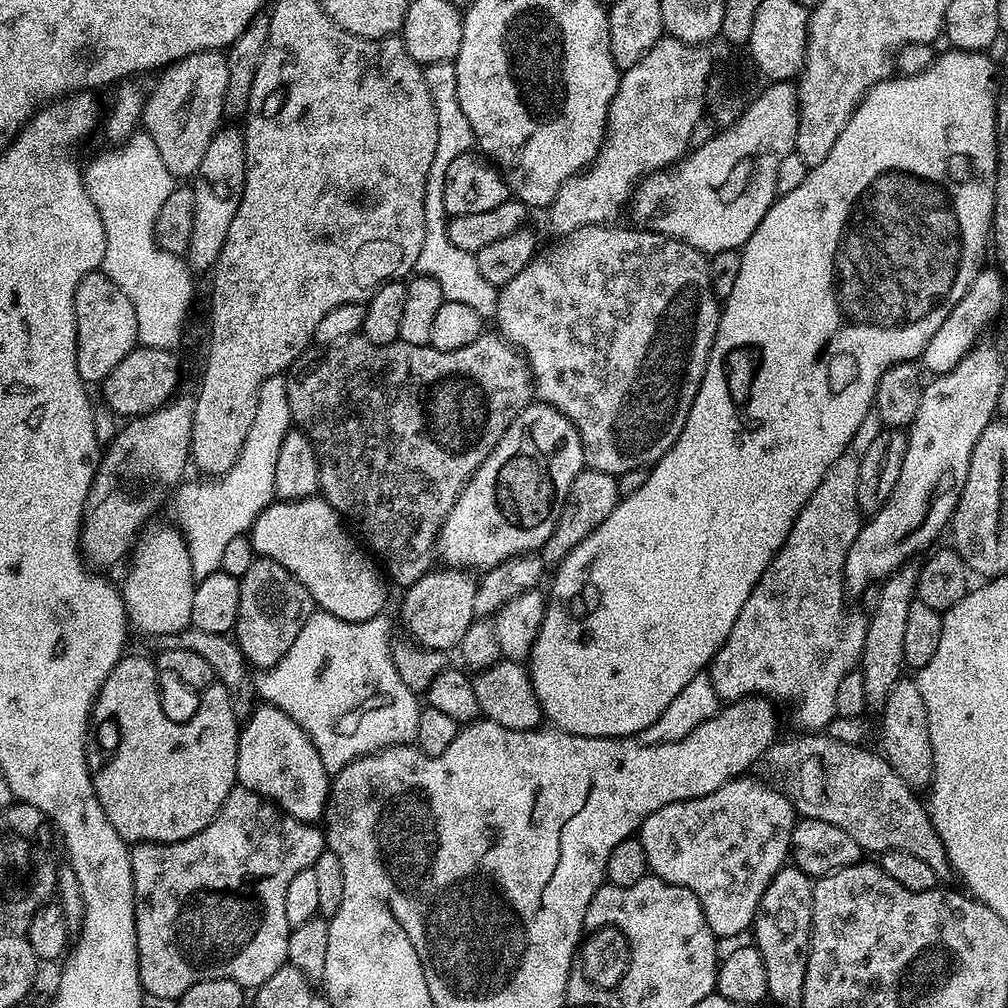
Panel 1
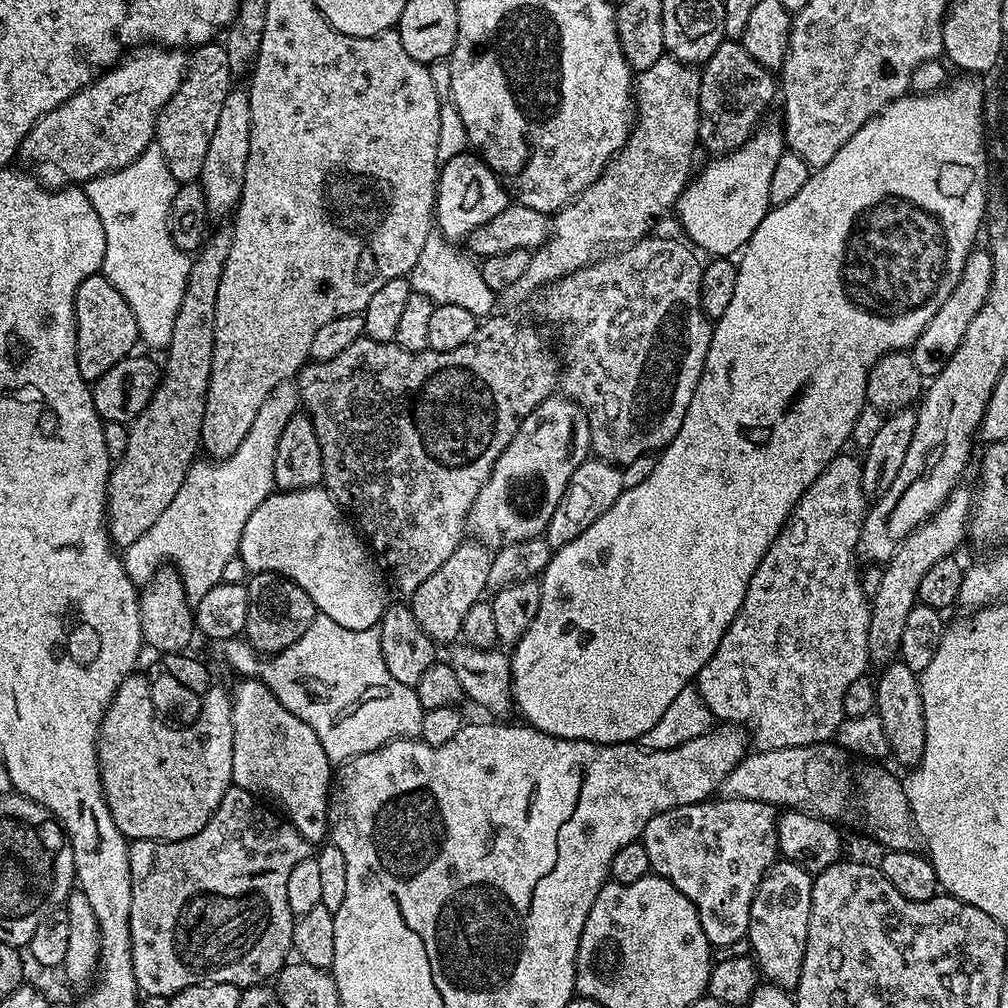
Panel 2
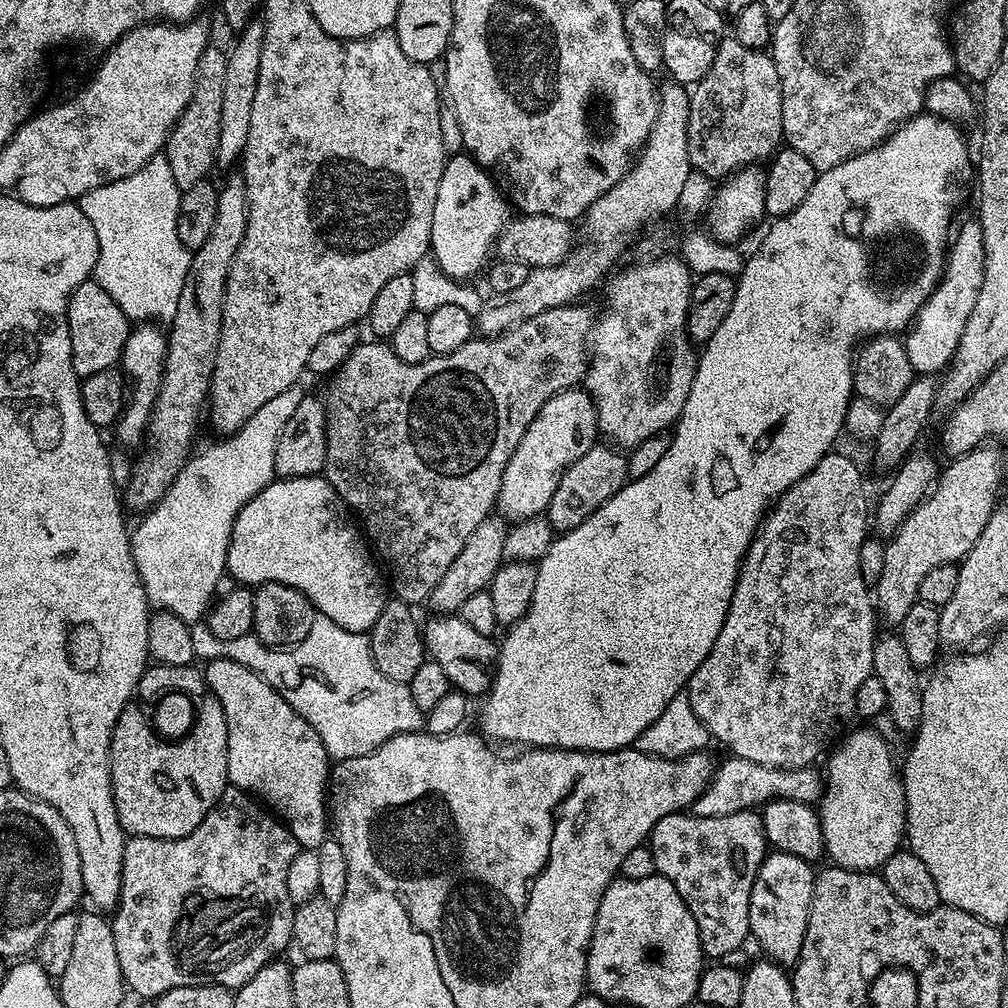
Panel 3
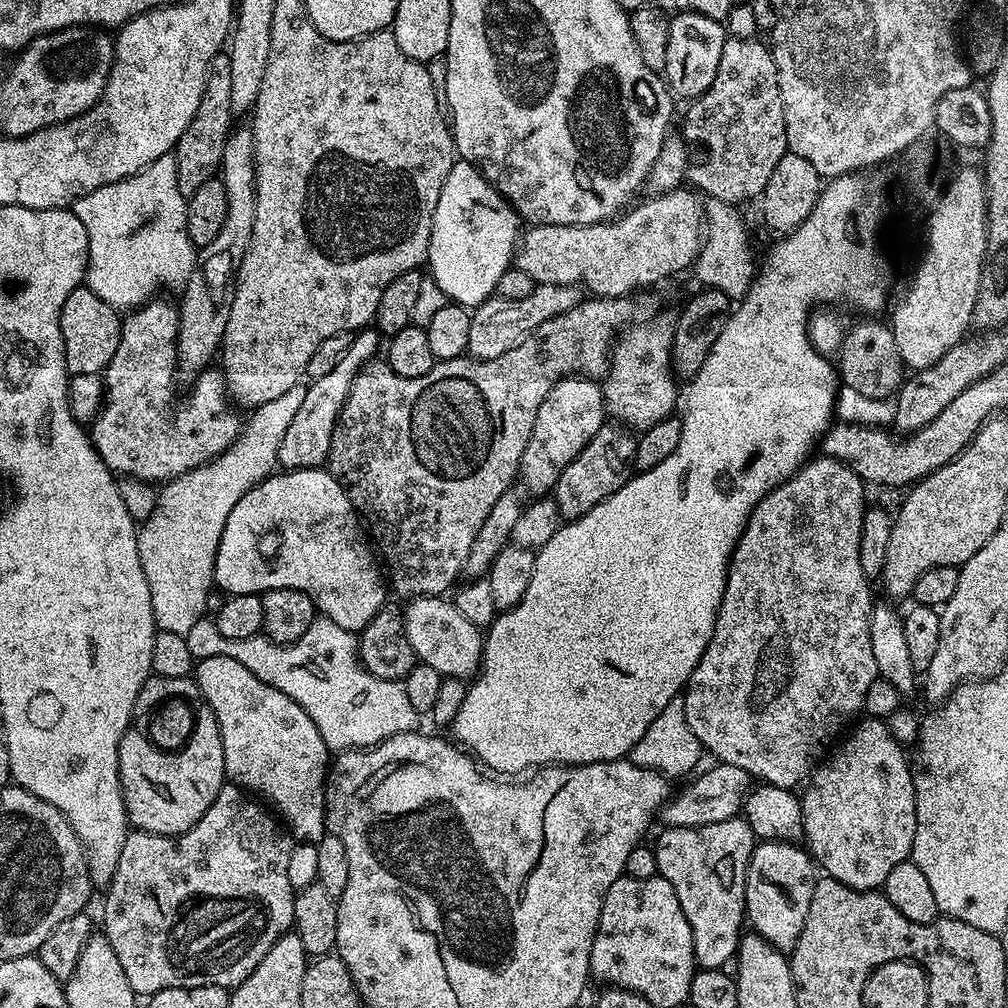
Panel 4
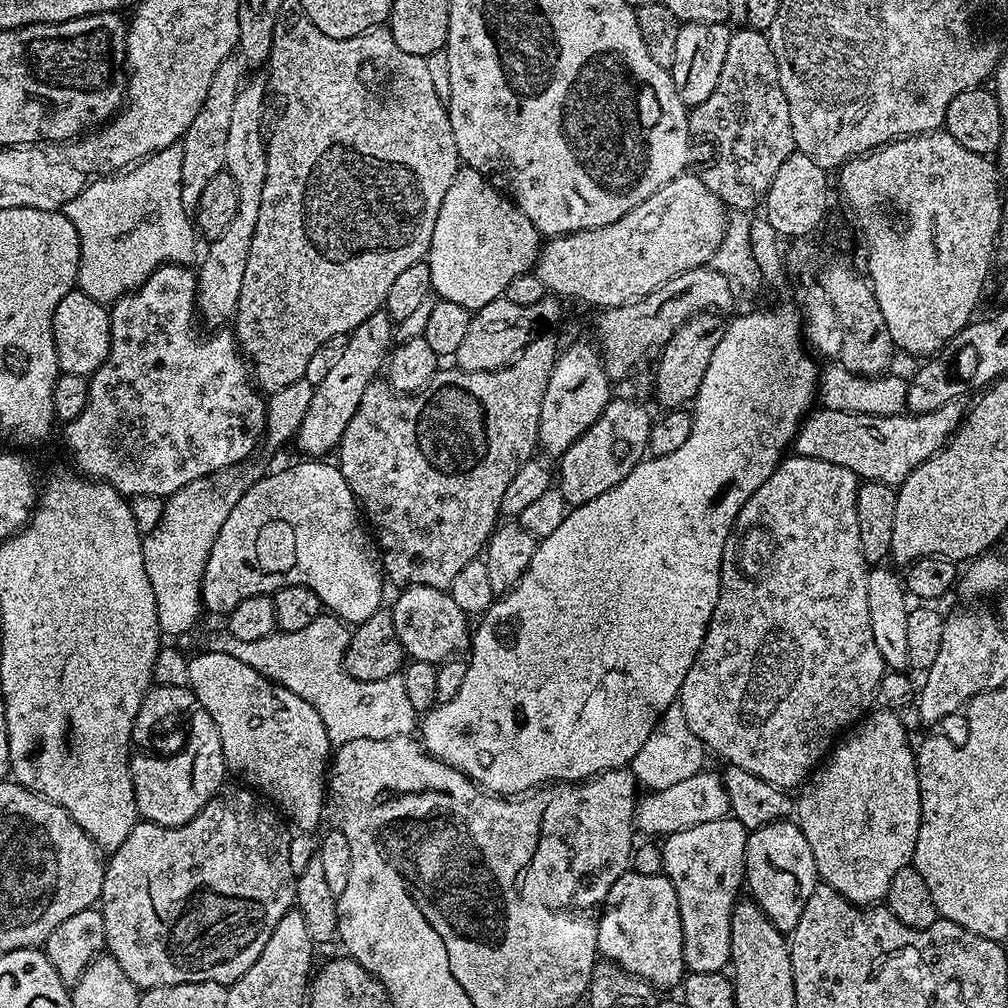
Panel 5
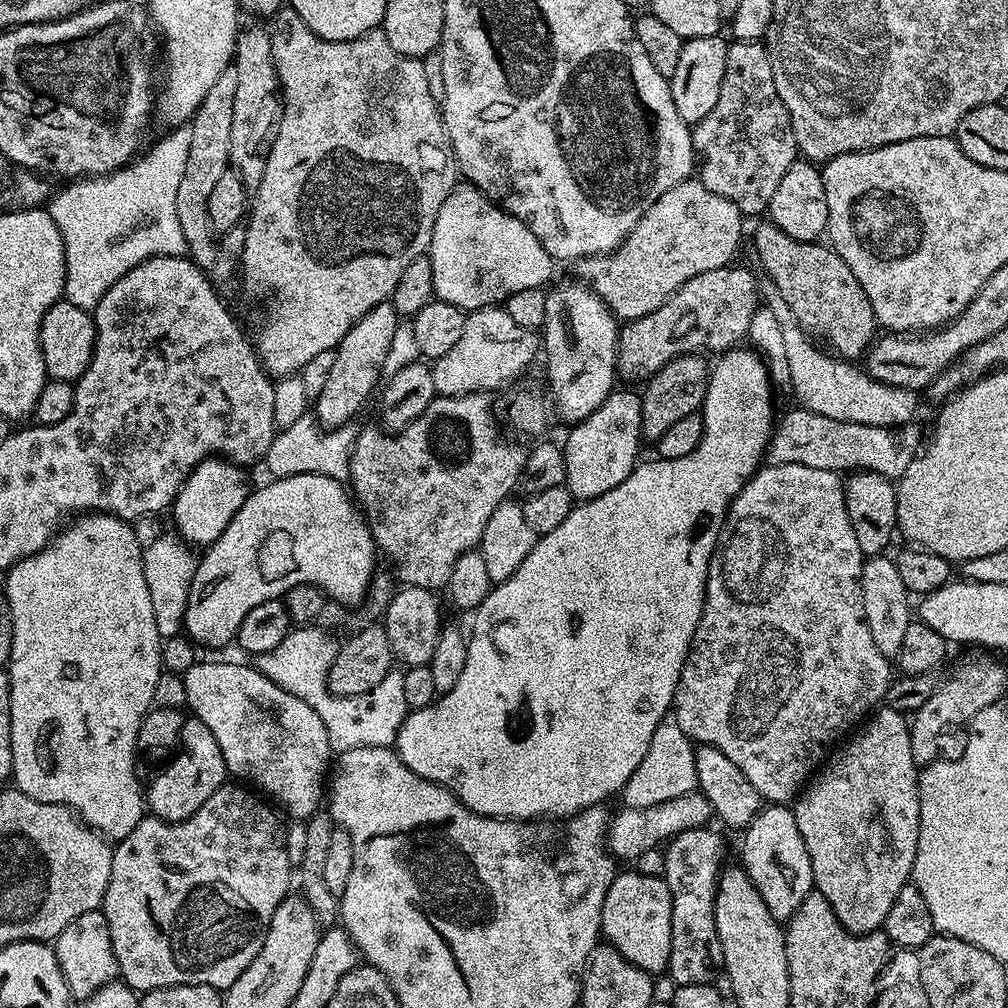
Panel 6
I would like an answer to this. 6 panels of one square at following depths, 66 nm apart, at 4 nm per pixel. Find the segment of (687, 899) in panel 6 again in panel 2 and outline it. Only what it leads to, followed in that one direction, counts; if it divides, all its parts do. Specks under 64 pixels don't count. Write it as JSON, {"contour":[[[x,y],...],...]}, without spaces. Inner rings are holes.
{"contour":[[[709,798],[698,804],[678,806],[674,810],[654,814],[654,818],[646,822],[642,843],[646,854],[650,854],[651,871],[678,886],[678,890],[682,890],[682,894],[690,898],[702,922],[702,930],[708,943],[713,949],[720,950],[738,943],[739,940],[741,943],[747,937],[750,902],[754,902],[754,894],[762,882],[764,871],[778,859],[778,812],[771,804],[753,800],[716,799]]]}

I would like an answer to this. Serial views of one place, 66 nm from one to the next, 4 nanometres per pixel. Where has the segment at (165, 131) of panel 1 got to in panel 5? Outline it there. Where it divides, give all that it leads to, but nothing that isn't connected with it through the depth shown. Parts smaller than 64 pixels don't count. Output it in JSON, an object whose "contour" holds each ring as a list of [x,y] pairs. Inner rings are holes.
{"contour":[[[230,55],[218,66],[214,73],[214,82],[210,82],[210,90],[206,90],[206,102],[202,102],[202,110],[194,117],[194,122],[186,130],[182,141],[182,206],[195,210],[198,198],[202,198],[202,190],[206,182],[214,178],[214,174],[224,171],[226,158],[226,134],[230,127],[230,117],[234,98],[238,98],[238,90],[242,83],[242,65],[235,55]]]}

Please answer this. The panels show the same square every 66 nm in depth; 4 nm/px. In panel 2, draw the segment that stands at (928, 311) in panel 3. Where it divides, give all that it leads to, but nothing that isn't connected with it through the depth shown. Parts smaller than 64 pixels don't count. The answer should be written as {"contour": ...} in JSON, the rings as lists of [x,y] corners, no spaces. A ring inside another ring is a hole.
{"contour":[[[986,250],[973,251],[968,257],[962,278],[958,286],[950,294],[950,298],[934,314],[934,318],[922,330],[922,334],[910,349],[910,355],[914,366],[918,366],[921,377],[931,378],[940,371],[942,358],[954,354],[954,350],[962,342],[962,334],[966,334],[966,326],[970,326],[970,318],[982,310],[982,302],[986,302],[990,290],[990,278],[992,277],[992,256]]]}

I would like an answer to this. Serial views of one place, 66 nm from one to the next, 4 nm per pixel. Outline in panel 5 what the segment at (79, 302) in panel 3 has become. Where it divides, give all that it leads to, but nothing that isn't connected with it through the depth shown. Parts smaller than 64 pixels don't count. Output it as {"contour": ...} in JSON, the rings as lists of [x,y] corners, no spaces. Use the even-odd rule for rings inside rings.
{"contour":[[[70,291],[66,298],[62,298],[62,302],[58,302],[52,330],[61,373],[91,378],[98,366],[106,362],[106,354],[110,354],[110,312],[105,305],[92,300],[85,292]]]}

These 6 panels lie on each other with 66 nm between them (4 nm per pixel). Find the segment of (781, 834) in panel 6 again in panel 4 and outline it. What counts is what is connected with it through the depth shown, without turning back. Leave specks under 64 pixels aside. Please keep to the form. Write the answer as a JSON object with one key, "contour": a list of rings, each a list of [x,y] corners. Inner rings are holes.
{"contour":[[[760,840],[752,852],[746,874],[744,914],[751,931],[766,938],[766,942],[770,942],[779,952],[791,953],[802,934],[802,926],[806,926],[810,898],[818,879],[812,868],[814,861],[811,855],[796,842]]]}

